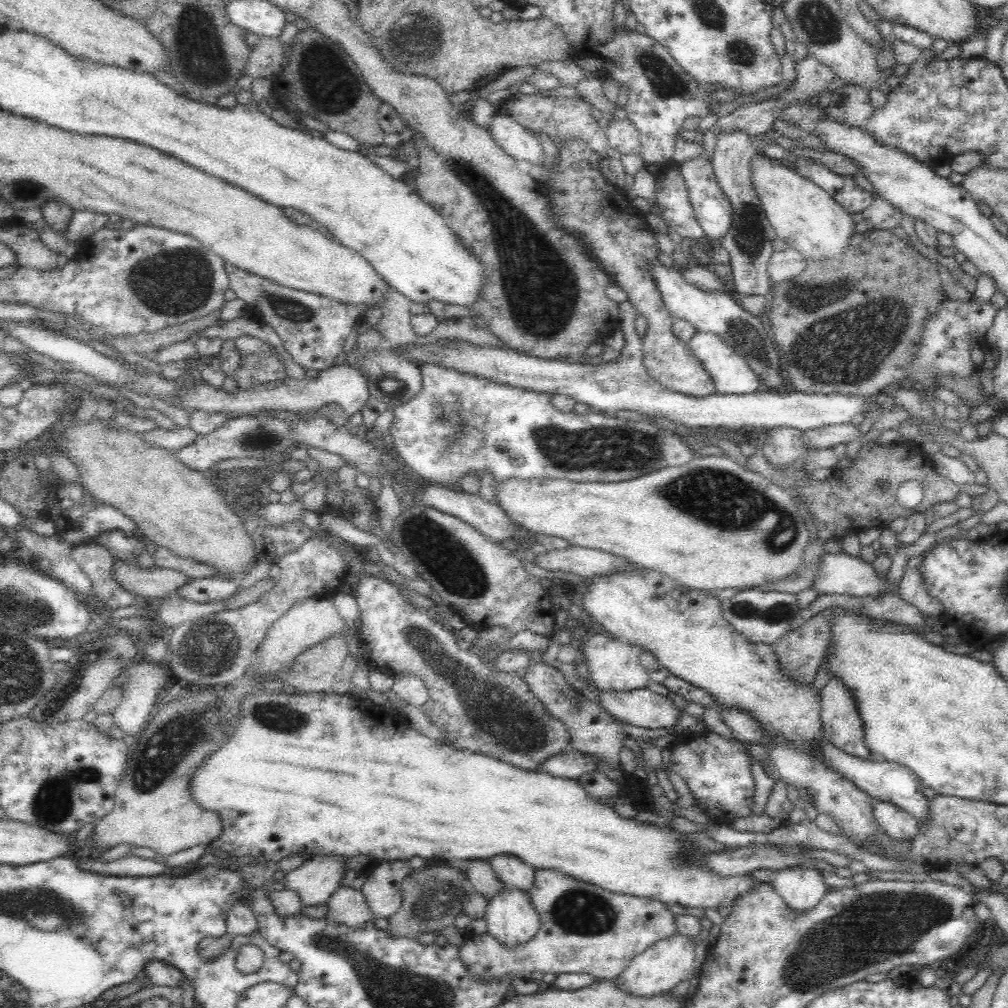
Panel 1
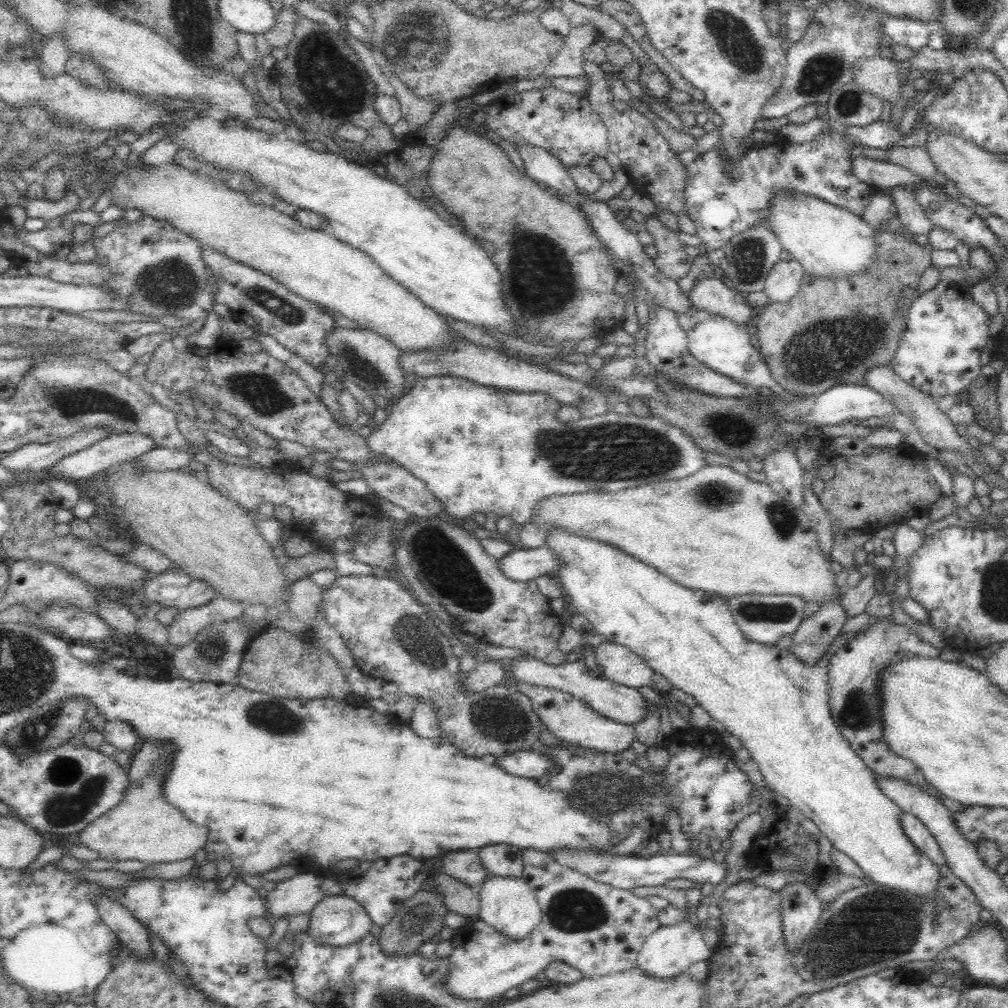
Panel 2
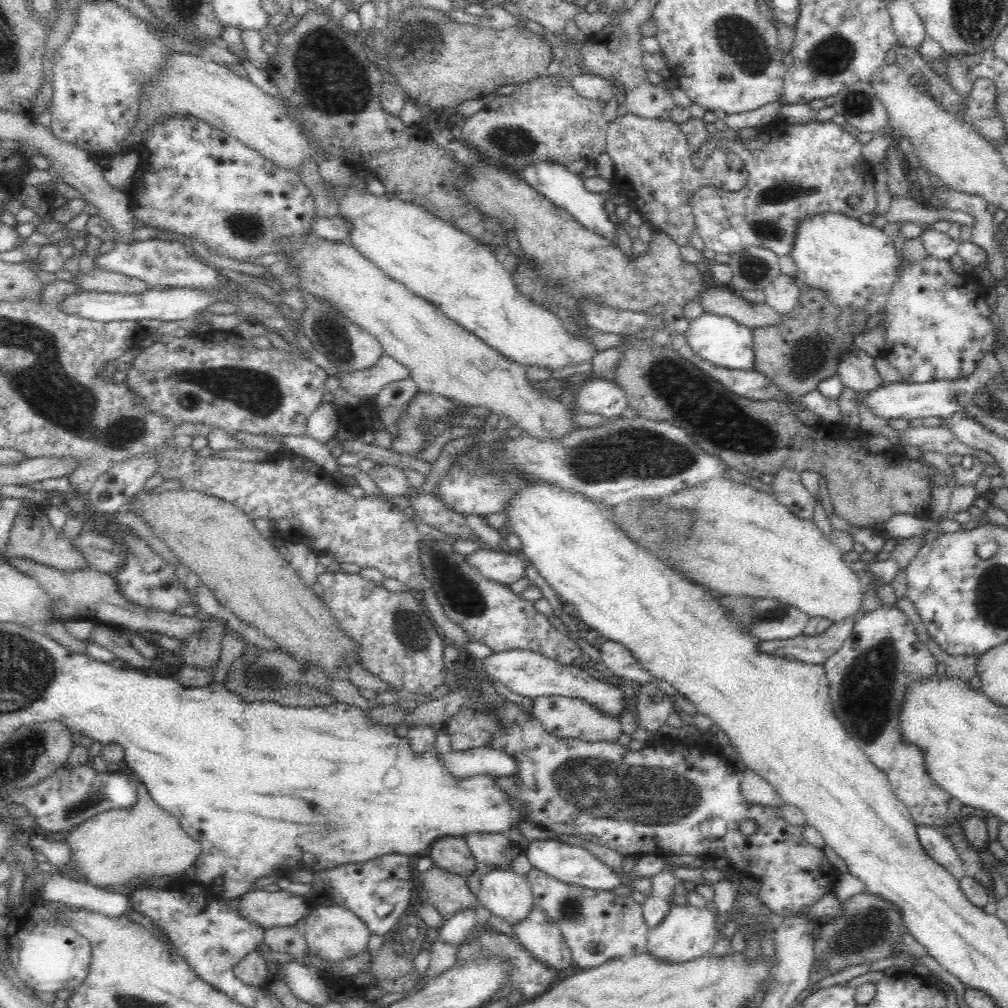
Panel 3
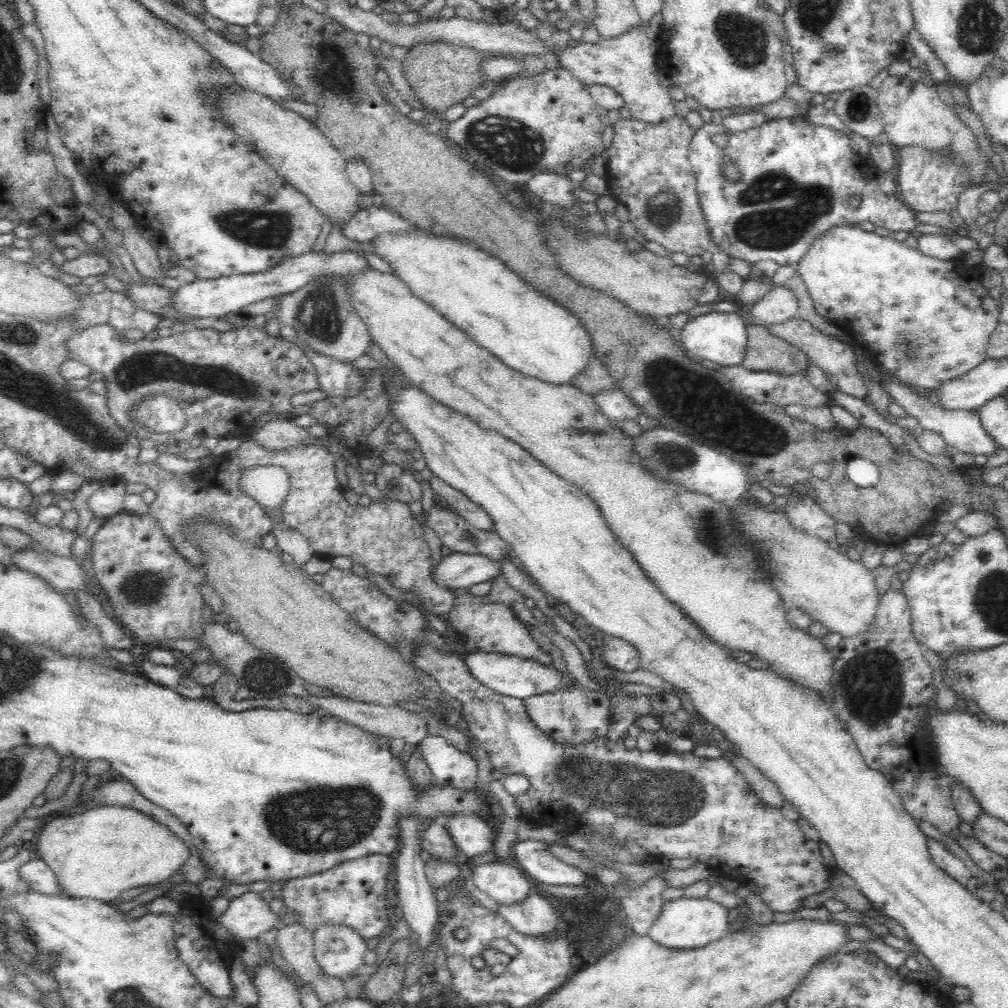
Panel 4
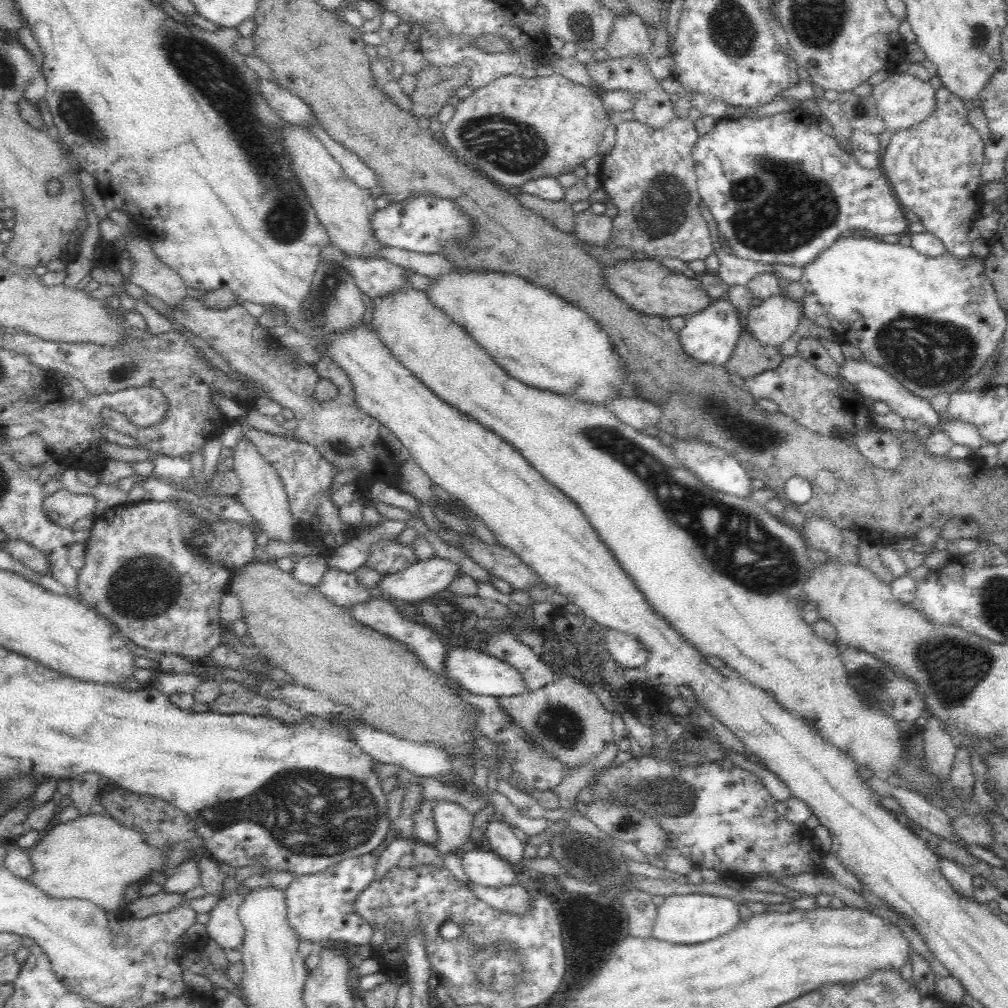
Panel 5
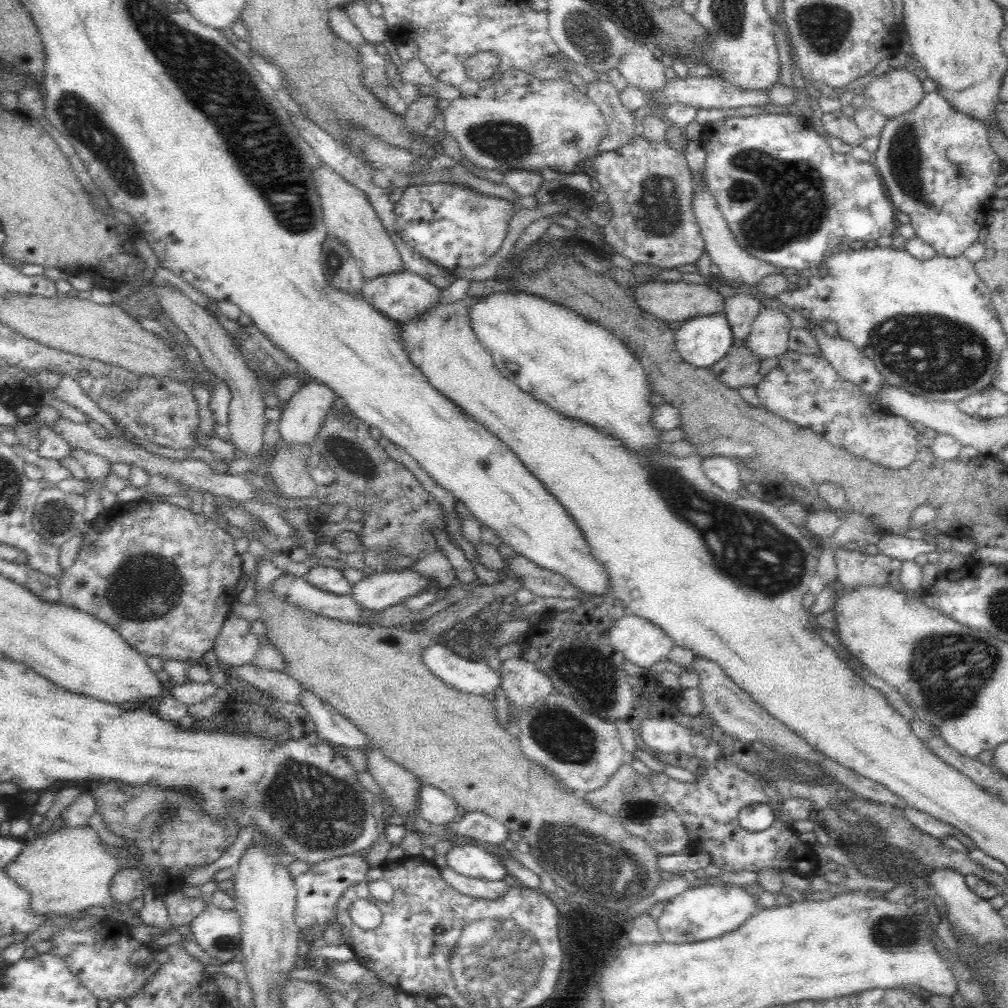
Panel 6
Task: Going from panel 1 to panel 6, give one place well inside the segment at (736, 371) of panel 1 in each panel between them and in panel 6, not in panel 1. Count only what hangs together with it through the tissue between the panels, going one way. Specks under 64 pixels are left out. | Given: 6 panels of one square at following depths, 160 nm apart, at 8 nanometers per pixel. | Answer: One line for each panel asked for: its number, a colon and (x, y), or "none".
2: (717, 342)
3: (720, 340)
4: (720, 337)
5: (709, 336)
6: (701, 341)

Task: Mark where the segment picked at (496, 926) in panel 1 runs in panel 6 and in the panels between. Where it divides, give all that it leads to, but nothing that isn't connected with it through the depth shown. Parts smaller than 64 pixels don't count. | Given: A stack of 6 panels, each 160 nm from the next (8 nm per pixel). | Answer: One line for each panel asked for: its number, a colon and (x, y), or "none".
2: (508, 904)
3: (502, 891)
4: (506, 884)
5: (485, 868)
6: (470, 860)

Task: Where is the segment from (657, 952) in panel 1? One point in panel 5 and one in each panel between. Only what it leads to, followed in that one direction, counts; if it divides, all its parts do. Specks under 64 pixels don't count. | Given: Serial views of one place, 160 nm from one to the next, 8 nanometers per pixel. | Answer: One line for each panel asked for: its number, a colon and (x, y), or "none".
2: (669, 951)
3: (687, 931)
4: (687, 922)
5: (691, 918)

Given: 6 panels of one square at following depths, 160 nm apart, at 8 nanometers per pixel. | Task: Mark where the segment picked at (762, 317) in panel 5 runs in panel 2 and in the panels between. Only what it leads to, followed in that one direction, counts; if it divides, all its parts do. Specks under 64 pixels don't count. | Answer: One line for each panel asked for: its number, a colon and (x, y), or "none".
2: (784, 281)
3: (782, 294)
4: (780, 305)

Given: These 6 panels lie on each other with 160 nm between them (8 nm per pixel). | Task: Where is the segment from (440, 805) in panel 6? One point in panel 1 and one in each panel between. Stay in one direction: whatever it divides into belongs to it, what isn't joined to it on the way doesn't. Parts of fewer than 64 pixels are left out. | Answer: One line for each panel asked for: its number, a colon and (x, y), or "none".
1: (514, 873)
2: (503, 859)
3: (495, 849)
4: (471, 835)
5: (453, 823)

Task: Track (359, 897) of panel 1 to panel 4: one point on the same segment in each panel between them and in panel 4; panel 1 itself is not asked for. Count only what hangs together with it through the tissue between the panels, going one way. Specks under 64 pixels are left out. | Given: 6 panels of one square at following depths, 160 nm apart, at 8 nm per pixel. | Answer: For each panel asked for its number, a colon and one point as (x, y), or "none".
2: (337, 920)
3: (333, 933)
4: (339, 950)

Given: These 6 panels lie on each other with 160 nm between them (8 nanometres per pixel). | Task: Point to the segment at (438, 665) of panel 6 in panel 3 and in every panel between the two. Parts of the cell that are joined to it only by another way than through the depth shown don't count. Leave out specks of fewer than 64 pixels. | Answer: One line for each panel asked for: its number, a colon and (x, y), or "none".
3: (527, 673)
4: (506, 675)
5: (481, 674)

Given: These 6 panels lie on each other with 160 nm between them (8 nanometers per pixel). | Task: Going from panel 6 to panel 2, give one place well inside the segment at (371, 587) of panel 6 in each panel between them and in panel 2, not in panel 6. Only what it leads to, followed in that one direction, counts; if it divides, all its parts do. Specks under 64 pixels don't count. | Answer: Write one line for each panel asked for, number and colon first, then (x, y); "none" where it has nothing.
2: (520, 565)
3: (499, 566)
4: (457, 570)
5: (423, 579)

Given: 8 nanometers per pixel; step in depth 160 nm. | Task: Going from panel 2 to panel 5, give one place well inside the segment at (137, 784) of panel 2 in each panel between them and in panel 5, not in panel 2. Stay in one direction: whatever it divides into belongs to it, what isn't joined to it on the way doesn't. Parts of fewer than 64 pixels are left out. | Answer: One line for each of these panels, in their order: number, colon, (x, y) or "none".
3: (134, 844)
4: (99, 854)
5: (93, 857)

